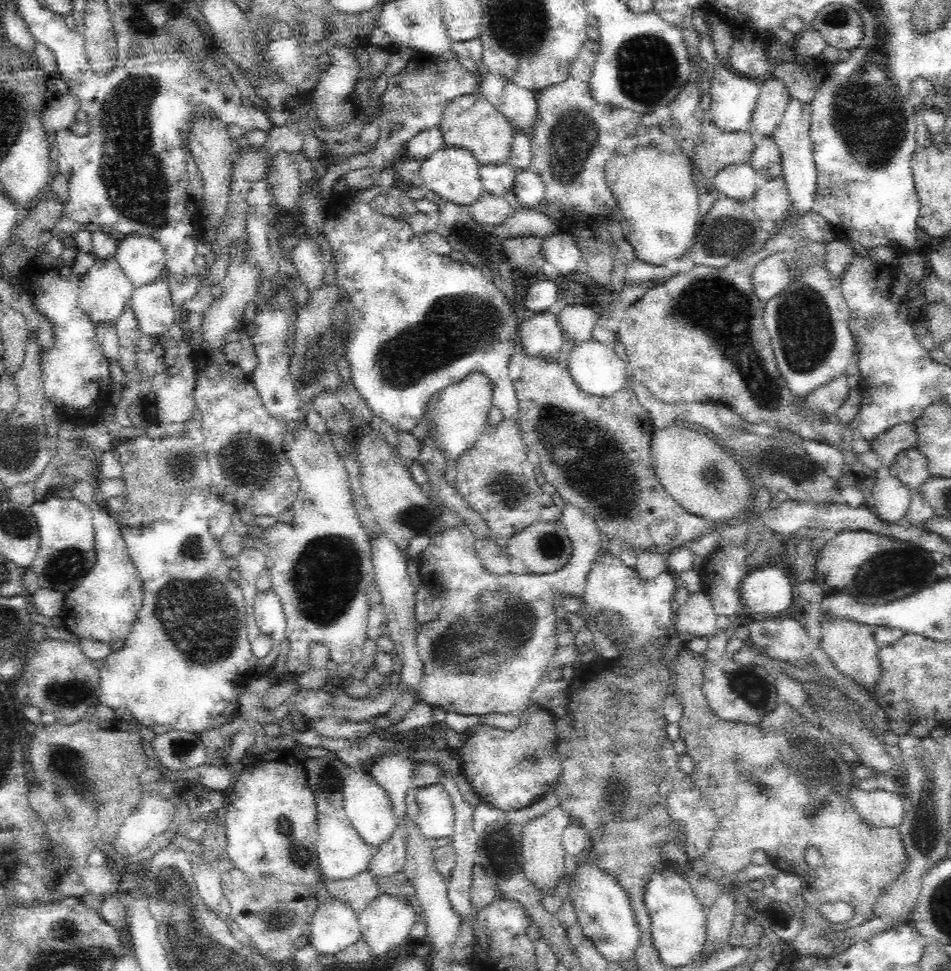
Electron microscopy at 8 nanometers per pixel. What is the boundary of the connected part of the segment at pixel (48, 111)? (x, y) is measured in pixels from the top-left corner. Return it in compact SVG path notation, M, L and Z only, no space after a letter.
M67 93L56 95L56 100L41 110L42 122L45 132L58 133L61 129L68 129L74 125L76 120L76 112L79 109L79 100L75 94Z

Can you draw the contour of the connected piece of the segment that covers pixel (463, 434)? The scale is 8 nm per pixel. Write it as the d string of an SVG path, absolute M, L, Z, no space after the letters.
M470 373L464 380L447 386L434 394L426 404L421 422L412 434L422 442L426 437L436 437L440 451L450 462L454 462L465 450L472 448L484 428L493 400L493 382L482 373Z

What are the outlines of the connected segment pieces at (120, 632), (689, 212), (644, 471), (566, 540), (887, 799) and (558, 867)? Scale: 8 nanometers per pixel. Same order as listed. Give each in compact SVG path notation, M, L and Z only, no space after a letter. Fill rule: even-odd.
M102 503L93 511L92 522L97 558L88 574L65 594L60 618L72 638L92 639L110 645L117 640L126 640L142 606L144 590L136 566L127 554L117 516Z
M636 146L628 154L612 154L604 177L616 197L621 220L629 224L627 241L642 262L664 266L668 258L680 258L690 250L702 219L698 213L696 185L692 180L693 161L683 149L672 153L658 146Z
M525 353L514 354L509 362L509 377L512 379L514 388L516 389L516 398L519 407L519 420L518 425L520 427L523 441L527 446L528 450L532 450L542 458L542 462L539 462L539 466L558 466L560 468L560 476L556 478L548 478L552 474L546 474L546 482L552 484L557 492L560 493L561 498L566 503L574 503L574 505L584 509L586 514L590 515L594 521L596 521L596 527L600 529L603 534L605 541L615 538L619 540L624 547L628 547L632 550L653 550L659 553L666 554L668 551L677 549L679 546L692 545L694 546L695 541L698 537L703 534L710 533L714 531L717 525L713 521L708 521L705 517L696 516L686 509L682 508L671 496L666 492L663 484L656 478L654 474L654 469L652 466L652 461L650 461L650 440L652 440L652 432L654 432L654 426L651 422L651 415L640 405L640 401L633 391L632 387L624 386L618 392L612 394L612 396L603 397L596 396L593 394L588 394L582 392L580 387L576 385L570 371L562 363L561 360L554 360L552 358L546 357L534 357L526 355ZM658 520L674 520L676 522L677 530L673 540L663 546L658 546L652 541L650 537L650 524Z
M538 521L507 540L506 553L520 559L530 574L551 574L568 562L572 543L561 521Z
M856 786L850 792L850 803L863 822L874 827L899 827L907 807L906 794L892 794L884 790L860 791Z
M556 806L523 825L521 835L522 869L526 878L533 882L543 895L553 892L558 882L568 878L564 867L563 834L570 824L570 818L563 808Z

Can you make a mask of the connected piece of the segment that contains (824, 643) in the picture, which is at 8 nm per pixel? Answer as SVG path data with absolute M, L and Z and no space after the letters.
M821 617L820 620L821 648L830 657L832 665L850 682L862 684L868 690L873 689L881 679L881 662L874 633L869 630L869 626L850 620L830 619L830 617Z

